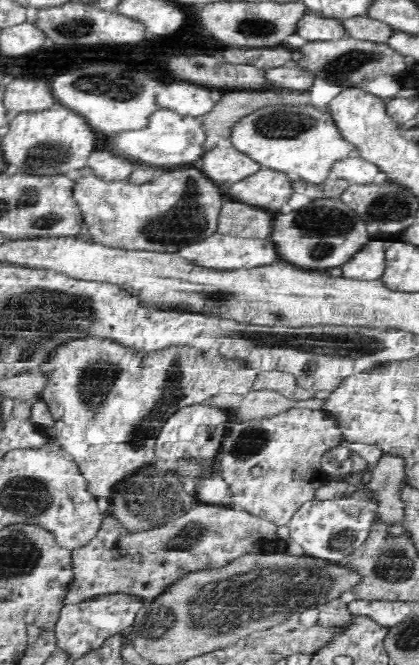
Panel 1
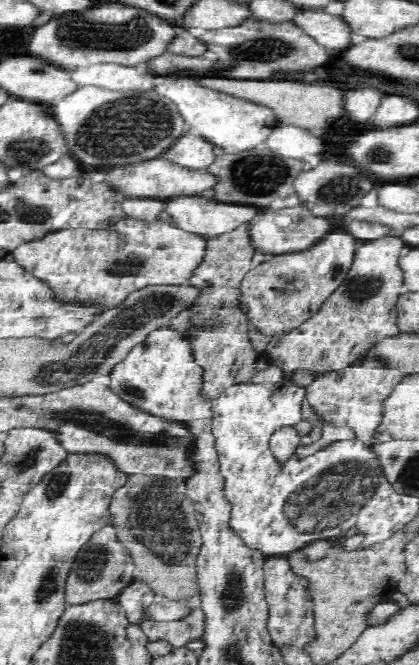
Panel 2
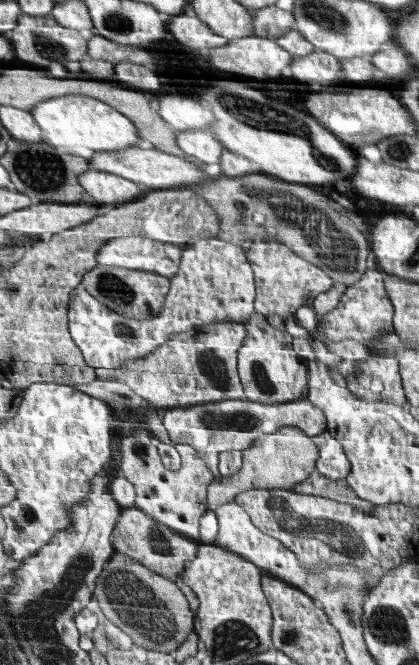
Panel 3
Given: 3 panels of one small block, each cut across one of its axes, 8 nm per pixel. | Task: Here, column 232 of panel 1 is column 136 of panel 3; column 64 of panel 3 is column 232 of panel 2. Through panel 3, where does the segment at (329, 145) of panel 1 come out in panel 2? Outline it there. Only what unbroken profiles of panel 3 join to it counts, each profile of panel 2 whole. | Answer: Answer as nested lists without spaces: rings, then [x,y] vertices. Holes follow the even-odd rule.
[[[154,76],[153,91],[165,96],[175,106],[183,120],[184,130],[201,136],[206,142],[223,150],[243,151],[262,147],[262,142],[277,124],[276,111],[271,105],[252,104],[235,96],[205,88],[194,78],[184,76]]]

